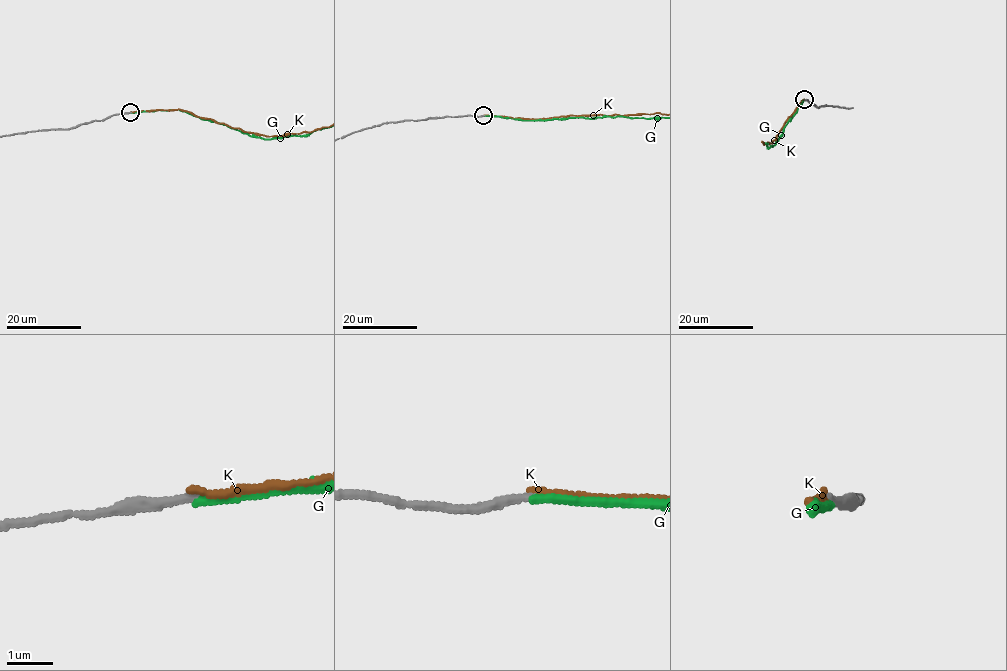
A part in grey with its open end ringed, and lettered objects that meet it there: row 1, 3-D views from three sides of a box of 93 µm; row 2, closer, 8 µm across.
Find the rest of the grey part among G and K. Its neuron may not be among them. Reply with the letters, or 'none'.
K

